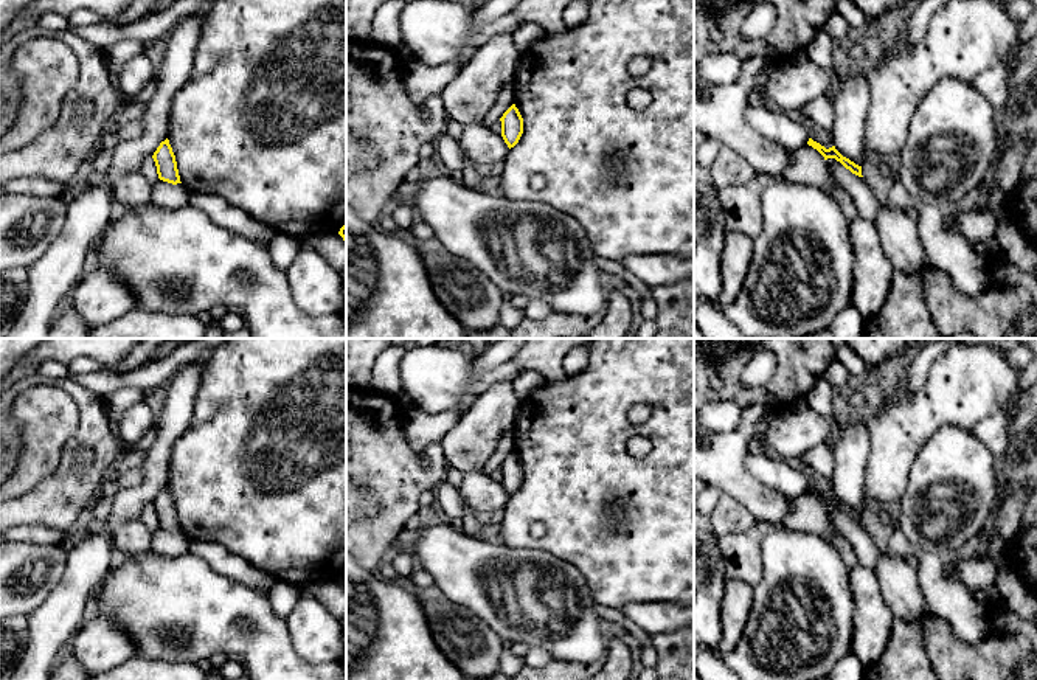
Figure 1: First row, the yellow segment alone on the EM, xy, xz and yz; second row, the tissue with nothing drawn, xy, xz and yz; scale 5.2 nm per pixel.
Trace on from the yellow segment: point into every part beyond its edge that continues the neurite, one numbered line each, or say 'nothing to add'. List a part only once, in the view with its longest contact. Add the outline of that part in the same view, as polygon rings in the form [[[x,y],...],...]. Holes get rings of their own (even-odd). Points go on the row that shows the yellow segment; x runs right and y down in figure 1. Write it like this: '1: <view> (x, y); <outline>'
nothing to add

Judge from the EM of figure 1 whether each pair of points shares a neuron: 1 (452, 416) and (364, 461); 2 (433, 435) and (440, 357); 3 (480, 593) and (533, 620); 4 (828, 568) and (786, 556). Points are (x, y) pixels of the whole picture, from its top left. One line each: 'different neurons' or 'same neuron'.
1: different neurons
2: different neurons
3: same neuron
4: same neuron

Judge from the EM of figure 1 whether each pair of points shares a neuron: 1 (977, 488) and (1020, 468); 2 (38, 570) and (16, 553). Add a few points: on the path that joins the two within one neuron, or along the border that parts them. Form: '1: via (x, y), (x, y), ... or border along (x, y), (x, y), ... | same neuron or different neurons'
1: border along (995, 457), (995, 503), (991, 516) | different neurons
2: via (33, 570), (20, 558) | same neuron

